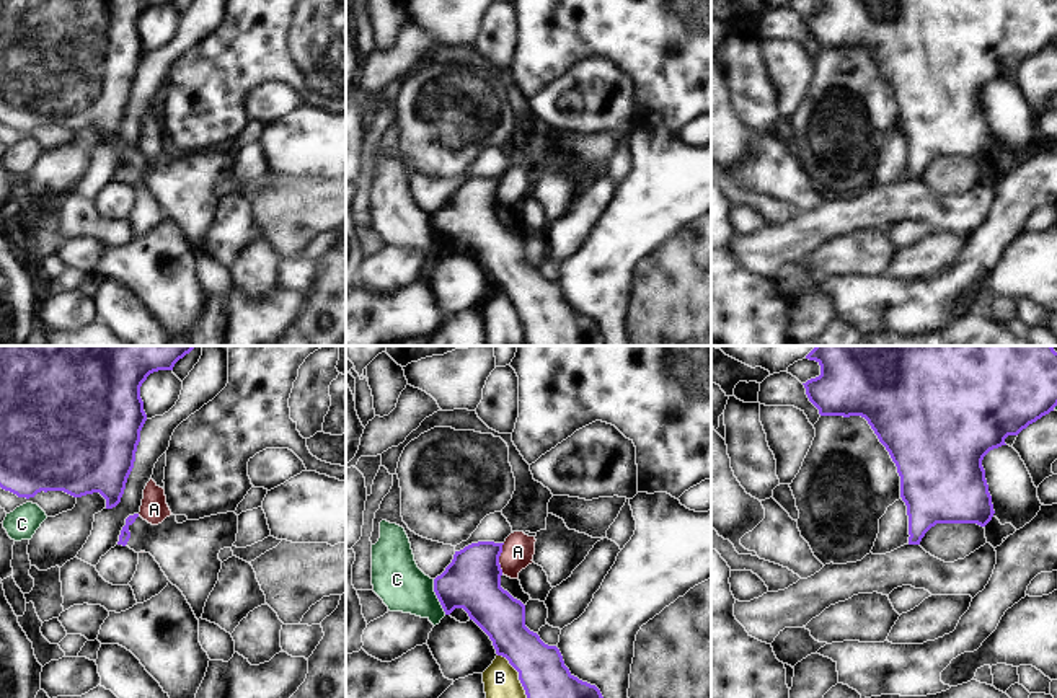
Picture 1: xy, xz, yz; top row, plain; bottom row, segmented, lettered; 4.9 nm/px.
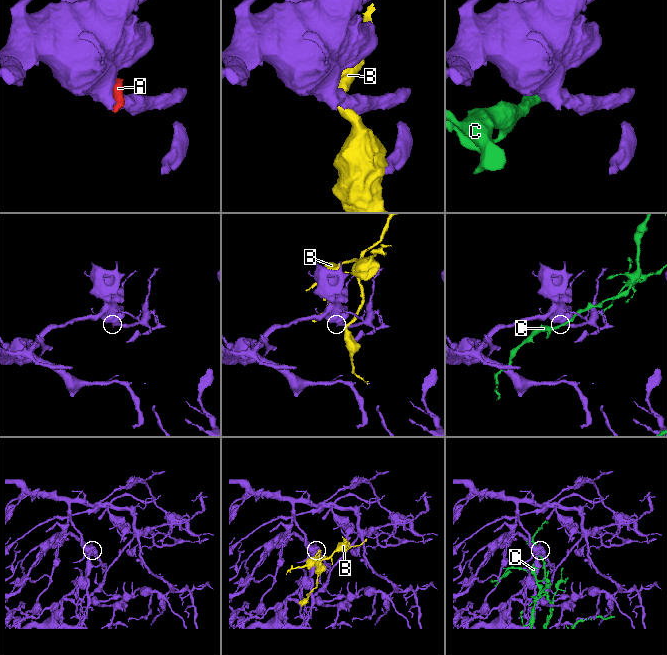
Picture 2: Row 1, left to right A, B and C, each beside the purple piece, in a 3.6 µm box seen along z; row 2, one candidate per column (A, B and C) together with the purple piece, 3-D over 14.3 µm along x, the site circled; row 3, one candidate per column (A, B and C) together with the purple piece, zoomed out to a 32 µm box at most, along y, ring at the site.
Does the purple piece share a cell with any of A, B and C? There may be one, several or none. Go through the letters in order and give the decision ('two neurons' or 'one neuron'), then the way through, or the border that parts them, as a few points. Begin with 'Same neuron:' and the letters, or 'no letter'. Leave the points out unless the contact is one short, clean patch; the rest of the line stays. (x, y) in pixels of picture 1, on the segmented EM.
Same neuron: no letter
A: two neurons
B: two neurons
C: two neurons

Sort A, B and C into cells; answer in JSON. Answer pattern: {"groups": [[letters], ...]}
{"groups": [["A"], ["B"], ["C"]]}

